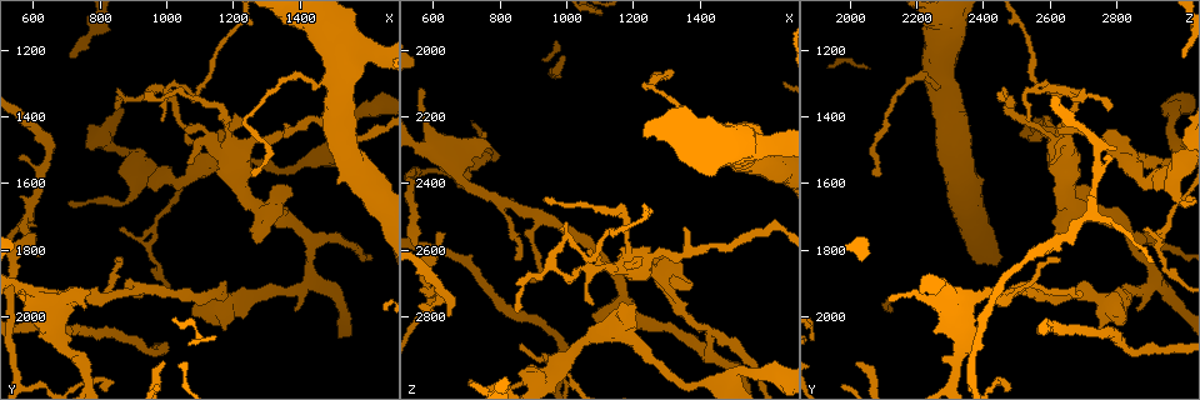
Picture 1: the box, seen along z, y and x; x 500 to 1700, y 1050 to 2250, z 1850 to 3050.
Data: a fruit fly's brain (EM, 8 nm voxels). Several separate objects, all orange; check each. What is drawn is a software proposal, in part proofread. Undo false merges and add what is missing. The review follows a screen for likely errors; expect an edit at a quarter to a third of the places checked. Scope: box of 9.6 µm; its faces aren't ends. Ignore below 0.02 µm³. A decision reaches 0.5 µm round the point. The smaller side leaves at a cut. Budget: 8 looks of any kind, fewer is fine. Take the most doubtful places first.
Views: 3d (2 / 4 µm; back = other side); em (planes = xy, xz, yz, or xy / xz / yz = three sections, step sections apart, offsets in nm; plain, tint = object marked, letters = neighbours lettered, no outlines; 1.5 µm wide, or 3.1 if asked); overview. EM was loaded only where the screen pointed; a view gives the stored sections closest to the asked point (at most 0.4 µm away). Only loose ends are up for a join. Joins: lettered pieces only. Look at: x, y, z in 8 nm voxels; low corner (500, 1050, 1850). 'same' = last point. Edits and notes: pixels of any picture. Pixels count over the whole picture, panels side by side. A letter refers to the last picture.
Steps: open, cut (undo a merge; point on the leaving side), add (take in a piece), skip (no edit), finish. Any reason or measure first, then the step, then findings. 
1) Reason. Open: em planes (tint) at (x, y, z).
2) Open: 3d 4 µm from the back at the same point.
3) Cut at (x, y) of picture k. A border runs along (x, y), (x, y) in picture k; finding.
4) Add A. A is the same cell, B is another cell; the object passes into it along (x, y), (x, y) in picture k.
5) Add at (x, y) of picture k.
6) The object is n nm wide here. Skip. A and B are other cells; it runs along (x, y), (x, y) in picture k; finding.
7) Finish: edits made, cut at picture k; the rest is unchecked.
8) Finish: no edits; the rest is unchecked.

An open end. Open: em planes (letters) at (1170, 1450, 2770).

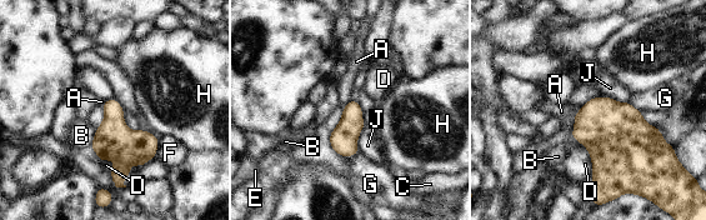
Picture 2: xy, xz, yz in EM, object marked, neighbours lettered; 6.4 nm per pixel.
Skip. A, B, C, D, E, F, G, H and J are other cells; a border runs along (350, 99), (343, 110) in picture 2; no lettered piece goes on from it.

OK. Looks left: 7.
Branch stops here. Open: 3d 2 µm from the back at (990, 1410, 2540).

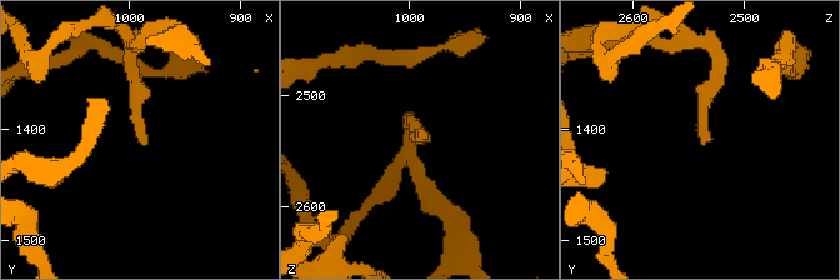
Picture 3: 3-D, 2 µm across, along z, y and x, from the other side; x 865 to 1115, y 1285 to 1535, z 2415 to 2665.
Open: em planes (tint) at (984, 1412, 2538).

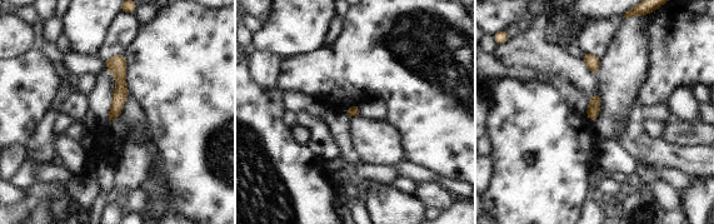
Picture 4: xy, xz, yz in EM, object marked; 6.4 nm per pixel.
What lies round it. Open: em planes (letters) at the same point.

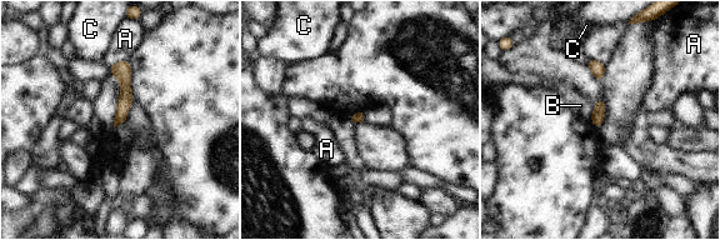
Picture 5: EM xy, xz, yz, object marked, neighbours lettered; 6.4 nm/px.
Skip. A, B and C are other cells; it runs along (126, 63), (125, 100), (116, 121) in picture 5; no lettered piece goes on from it.

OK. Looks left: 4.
Tapers out. Open: 3d 2 µm at (880, 1920, 2690).

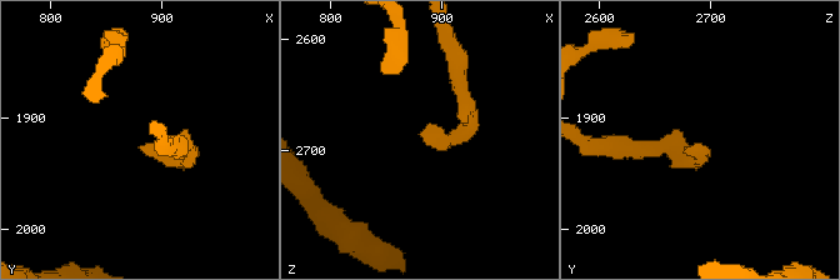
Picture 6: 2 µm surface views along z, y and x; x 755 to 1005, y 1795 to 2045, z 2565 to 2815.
Now the EM. Open: em xy step 4 (tint) at (882, 1924, 2686).

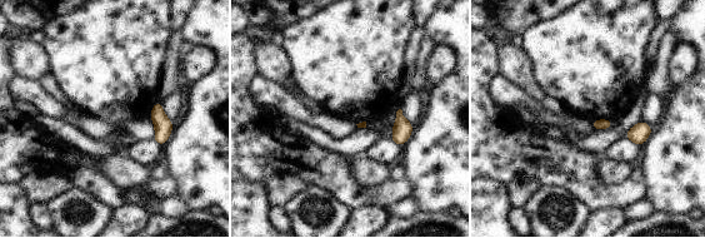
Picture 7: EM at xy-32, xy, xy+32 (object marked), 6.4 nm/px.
Open: em xz step 4 (letters) at the same point.

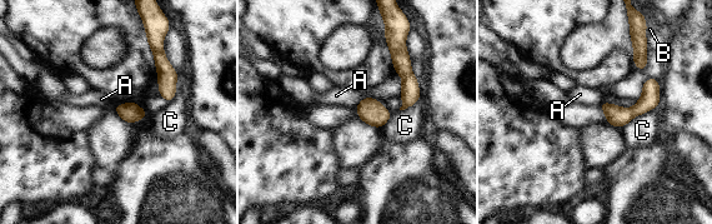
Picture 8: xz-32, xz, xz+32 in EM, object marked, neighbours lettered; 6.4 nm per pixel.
Skip. A, B and C are other cells; a border runs along (364, 96), (355, 108) in picture 8; no lettered piece goes on from it.

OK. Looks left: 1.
Finish: no edits; the rest is unchecked.

